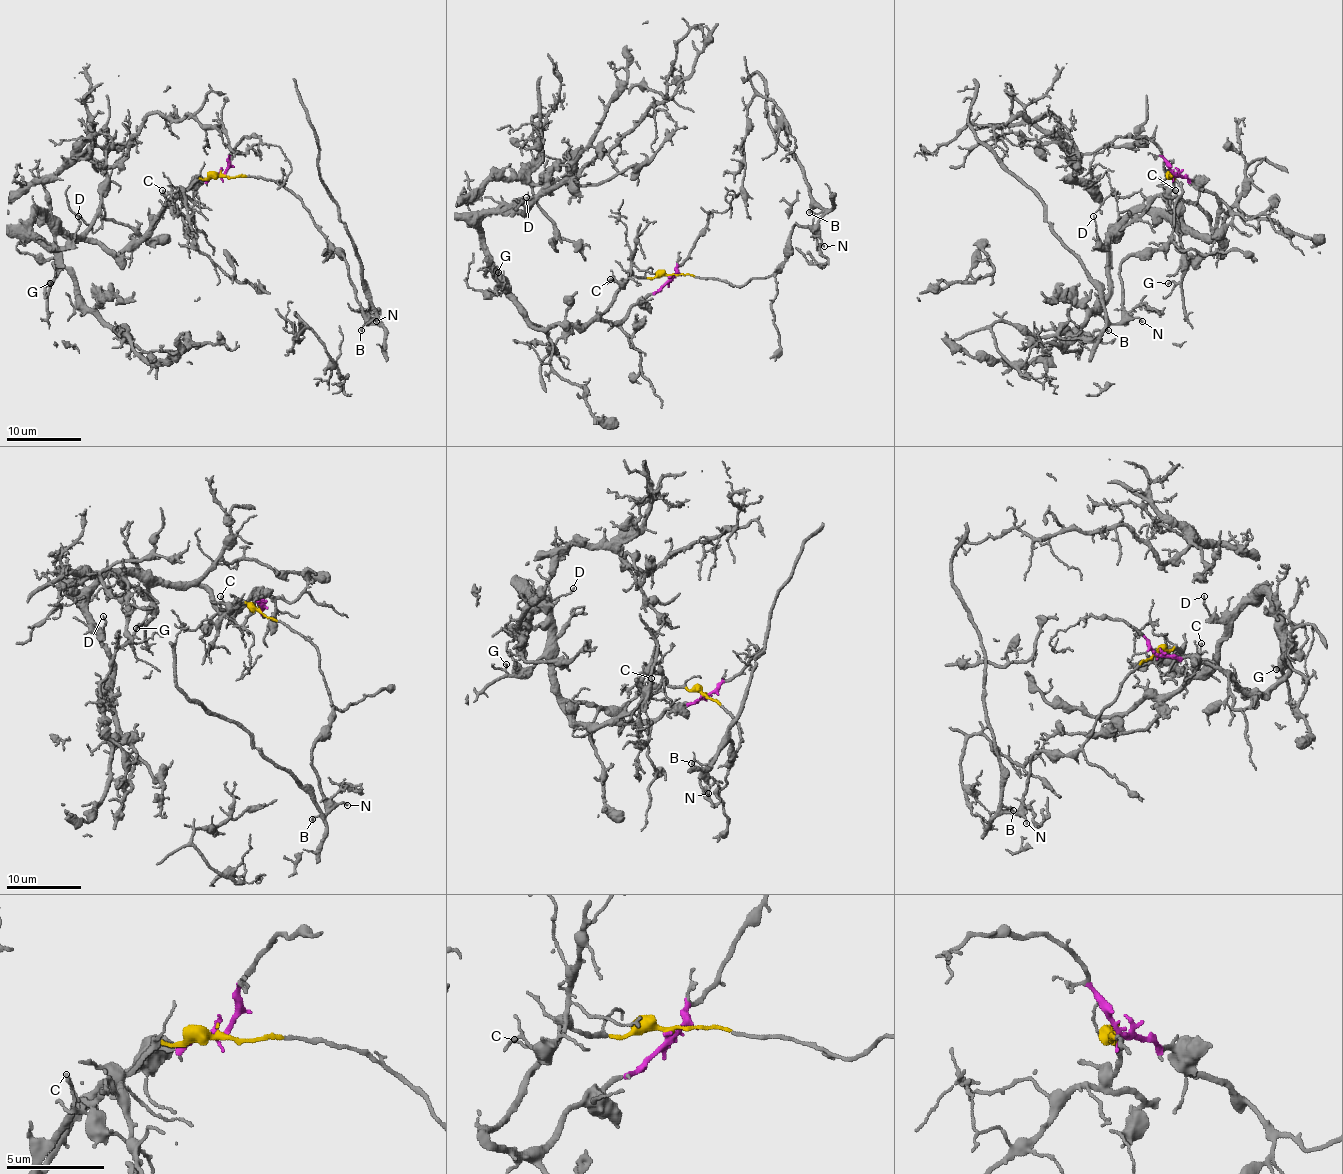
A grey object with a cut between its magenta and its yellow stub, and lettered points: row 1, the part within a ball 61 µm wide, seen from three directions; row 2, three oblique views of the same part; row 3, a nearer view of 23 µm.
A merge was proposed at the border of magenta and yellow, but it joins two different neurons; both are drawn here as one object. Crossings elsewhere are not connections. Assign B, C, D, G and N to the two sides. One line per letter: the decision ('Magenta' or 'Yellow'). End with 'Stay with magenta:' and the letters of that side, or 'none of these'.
B: Yellow
C: Magenta
D: Magenta
G: Magenta
N: Yellow
Stay with magenta: C, D, G

